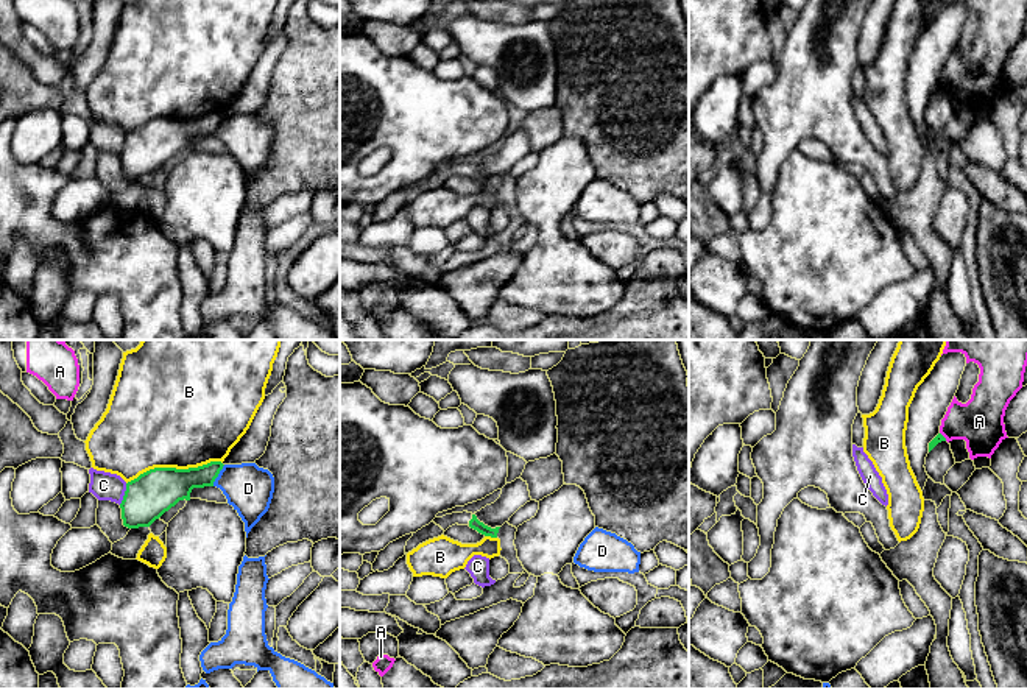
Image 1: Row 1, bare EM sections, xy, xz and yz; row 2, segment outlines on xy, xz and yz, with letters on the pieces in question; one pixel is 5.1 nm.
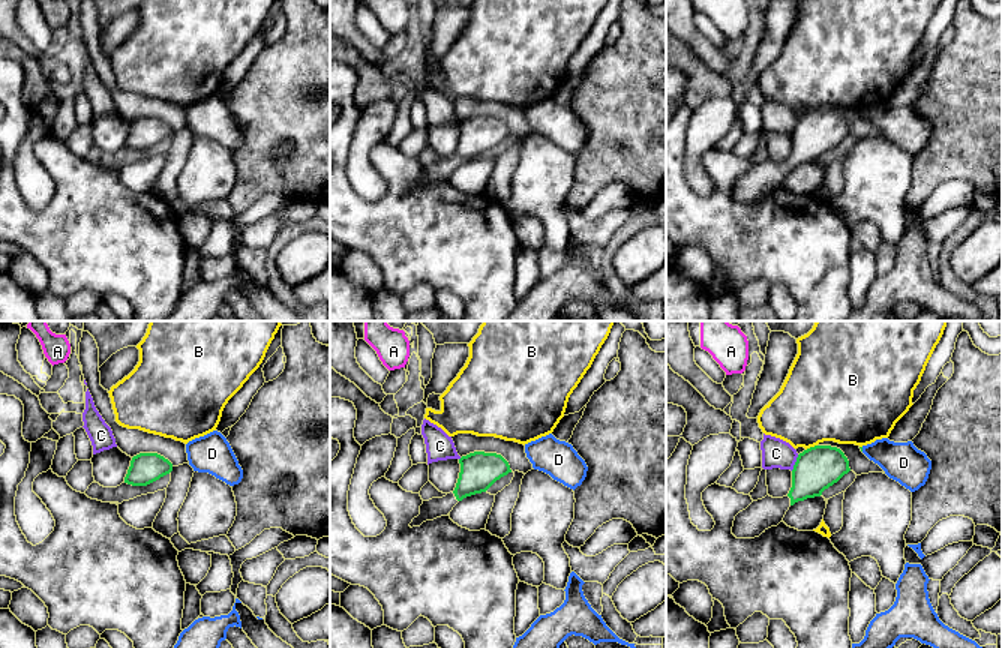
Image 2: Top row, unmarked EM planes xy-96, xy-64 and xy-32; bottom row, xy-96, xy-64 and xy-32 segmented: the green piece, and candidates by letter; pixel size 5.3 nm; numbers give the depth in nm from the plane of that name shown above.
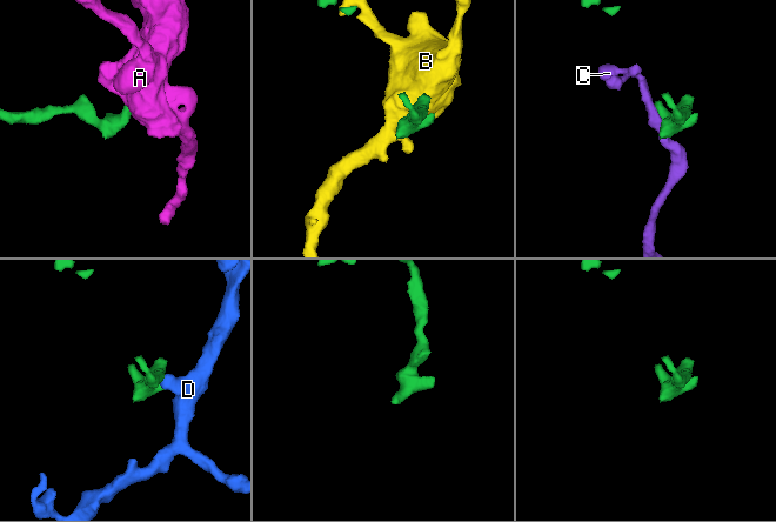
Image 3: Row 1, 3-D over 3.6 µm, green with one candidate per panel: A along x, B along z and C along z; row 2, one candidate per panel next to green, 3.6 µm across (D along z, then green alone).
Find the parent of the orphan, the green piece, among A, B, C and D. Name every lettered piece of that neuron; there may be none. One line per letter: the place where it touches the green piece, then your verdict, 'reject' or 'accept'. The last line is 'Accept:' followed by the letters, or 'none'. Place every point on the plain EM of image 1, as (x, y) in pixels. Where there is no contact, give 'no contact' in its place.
A: yz (943, 88) | reject
B: xy (173, 119) | reject
C: xy (125, 145) | reject
D: xy (217, 127) | reject
Accept: none

